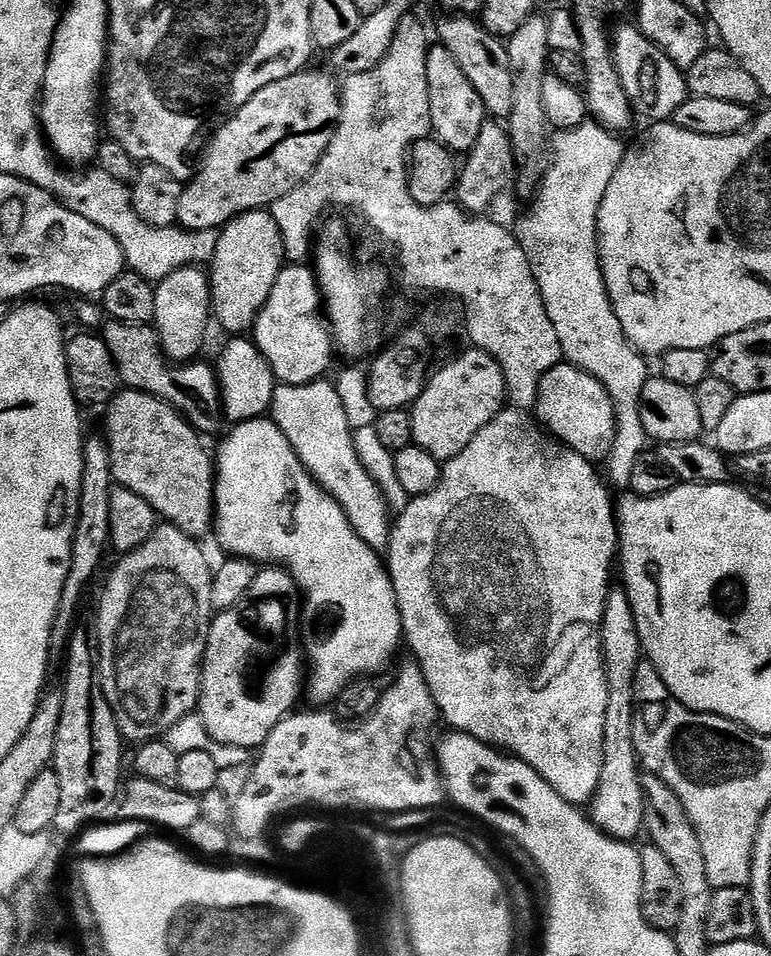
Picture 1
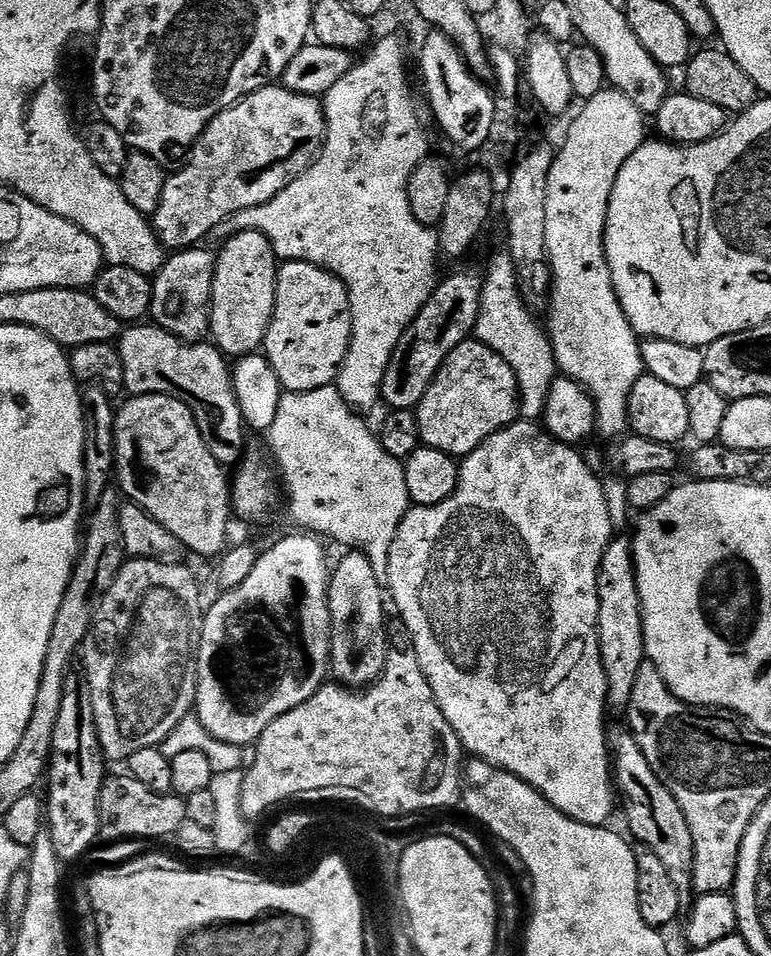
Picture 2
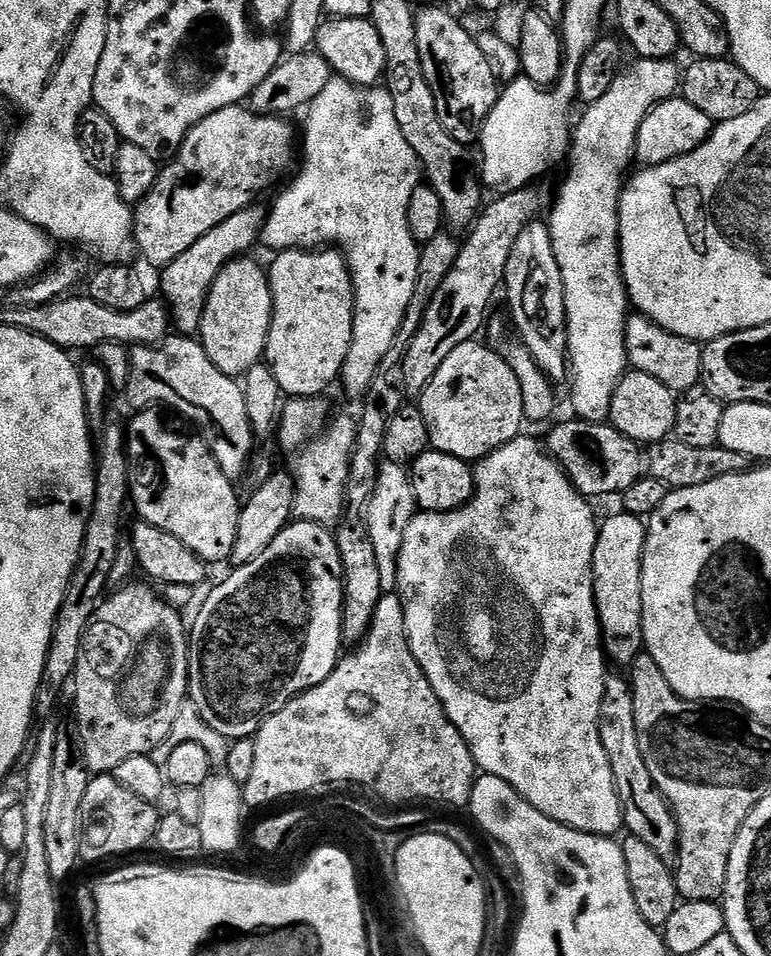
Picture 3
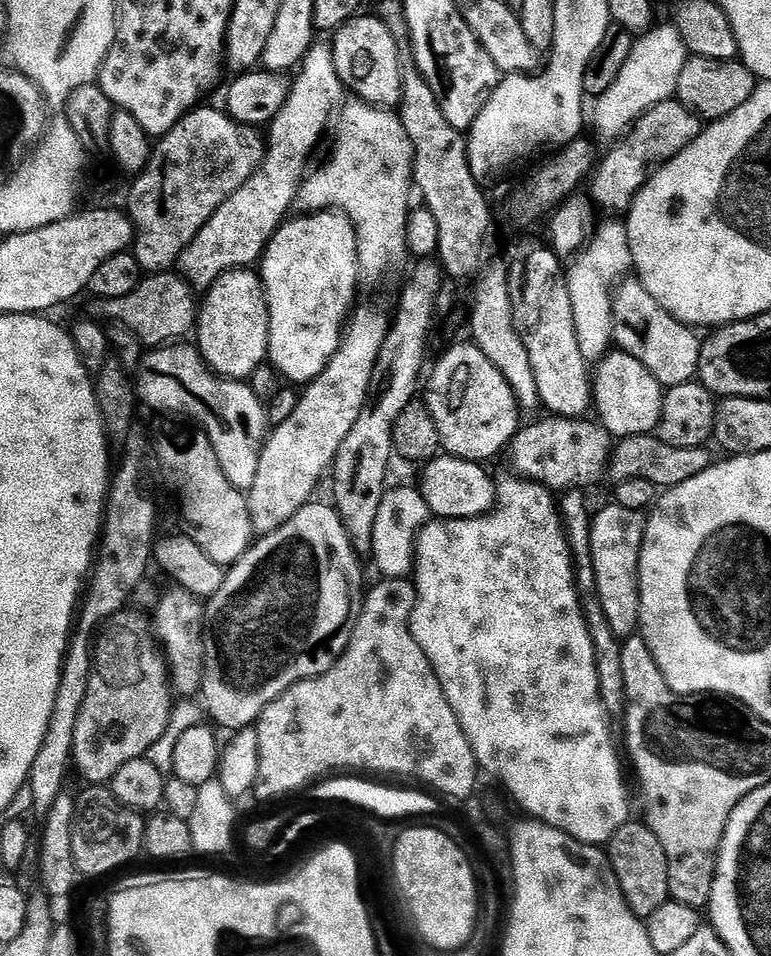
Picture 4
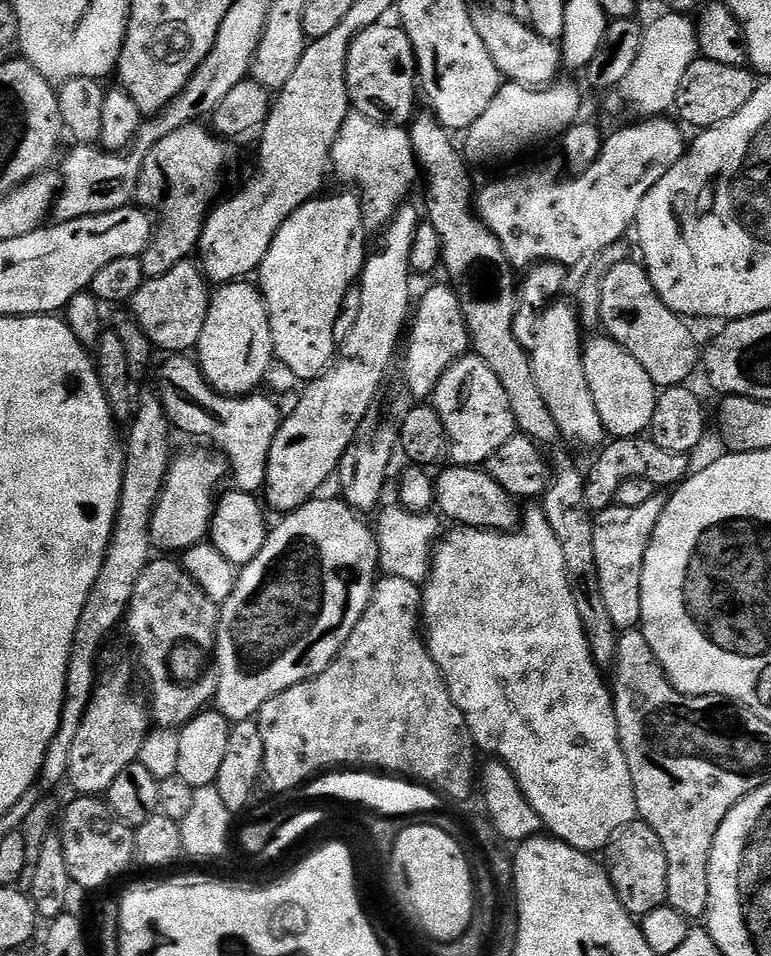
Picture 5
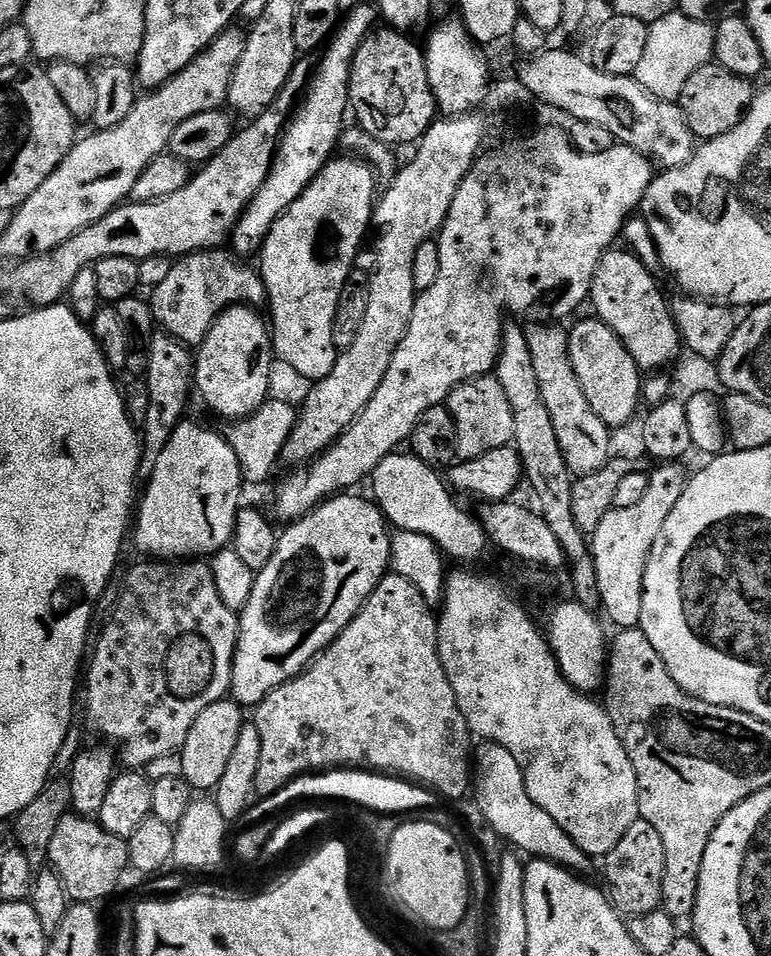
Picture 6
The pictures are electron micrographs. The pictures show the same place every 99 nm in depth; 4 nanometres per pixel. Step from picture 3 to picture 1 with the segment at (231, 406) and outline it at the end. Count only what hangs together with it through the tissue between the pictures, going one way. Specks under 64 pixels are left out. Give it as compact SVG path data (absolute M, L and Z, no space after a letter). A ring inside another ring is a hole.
M108 322L103 325L102 335L114 362L120 368L120 379L129 389L165 400L177 408L201 434L219 430L222 401L218 372L213 365L211 368L208 364L200 364L201 362L178 365L171 363L164 355L155 327L147 324Z

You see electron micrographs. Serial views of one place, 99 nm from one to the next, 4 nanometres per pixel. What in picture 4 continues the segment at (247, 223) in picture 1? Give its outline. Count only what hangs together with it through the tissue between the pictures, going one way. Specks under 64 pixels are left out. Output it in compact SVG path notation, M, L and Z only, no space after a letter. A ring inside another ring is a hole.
M234 268L203 293L195 336L200 355L217 376L225 380L247 381L259 370L268 360L268 300L264 297L264 282L255 271Z

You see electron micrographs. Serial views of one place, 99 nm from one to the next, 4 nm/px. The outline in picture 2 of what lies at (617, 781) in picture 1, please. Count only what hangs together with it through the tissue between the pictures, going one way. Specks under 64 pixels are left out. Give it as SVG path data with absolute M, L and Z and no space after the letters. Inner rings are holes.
M614 538L606 546L606 554L602 554L602 566L598 570L598 626L596 629L600 643L602 670L606 670L607 707L627 709L630 694L634 694L634 681L638 679L638 670L646 659L642 610L631 539Z

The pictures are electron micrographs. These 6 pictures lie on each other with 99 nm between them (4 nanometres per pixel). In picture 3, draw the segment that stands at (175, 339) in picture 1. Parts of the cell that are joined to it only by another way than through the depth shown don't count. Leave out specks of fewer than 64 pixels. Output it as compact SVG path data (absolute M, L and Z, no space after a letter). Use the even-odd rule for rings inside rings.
M260 206L244 208L238 214L226 218L210 234L202 234L186 254L178 254L174 262L163 265L164 277L160 280L162 299L172 314L175 331L180 334L196 334L200 331L202 314L208 301L210 290L222 271L230 261L243 257L261 239L264 230L265 209Z

